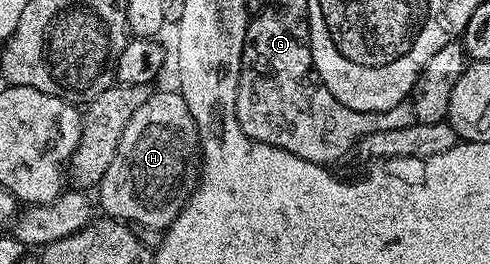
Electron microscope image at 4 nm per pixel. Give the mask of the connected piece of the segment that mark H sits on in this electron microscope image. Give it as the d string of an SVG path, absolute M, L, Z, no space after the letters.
M177 90L152 91L151 97L137 109L133 118L129 118L129 126L125 126L125 134L121 134L121 142L117 142L117 154L113 154L113 162L109 162L109 170L105 170L97 189L98 207L100 204L110 219L131 226L140 224L143 228L165 230L175 221L177 214L181 214L194 192L200 160L199 135L185 98Z

